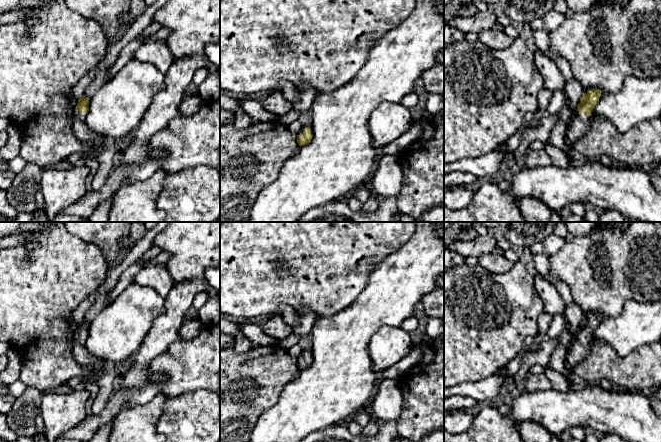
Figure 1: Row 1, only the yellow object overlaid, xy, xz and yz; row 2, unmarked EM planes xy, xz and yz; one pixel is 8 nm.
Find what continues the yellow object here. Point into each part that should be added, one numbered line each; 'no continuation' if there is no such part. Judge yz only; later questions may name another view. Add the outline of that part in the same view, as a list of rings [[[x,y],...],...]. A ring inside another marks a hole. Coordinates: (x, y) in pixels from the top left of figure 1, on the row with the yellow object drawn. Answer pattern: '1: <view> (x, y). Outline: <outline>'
1: yz (579, 123). Outline: [[[576,111],[568,122],[567,129],[567,144],[574,148],[574,144],[582,138],[589,130],[591,123],[591,116],[585,115],[581,111]]]

